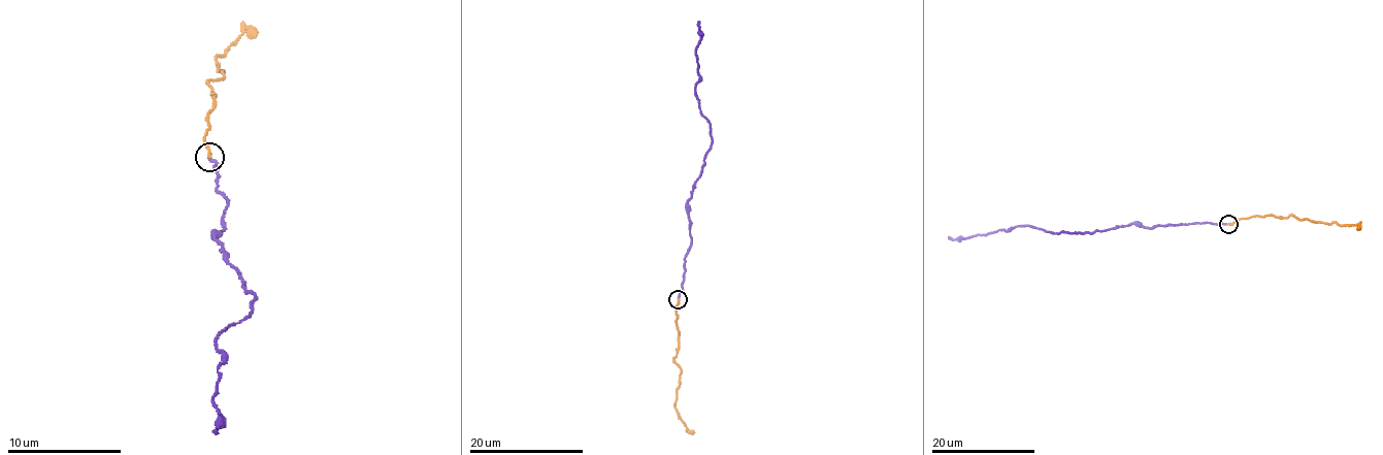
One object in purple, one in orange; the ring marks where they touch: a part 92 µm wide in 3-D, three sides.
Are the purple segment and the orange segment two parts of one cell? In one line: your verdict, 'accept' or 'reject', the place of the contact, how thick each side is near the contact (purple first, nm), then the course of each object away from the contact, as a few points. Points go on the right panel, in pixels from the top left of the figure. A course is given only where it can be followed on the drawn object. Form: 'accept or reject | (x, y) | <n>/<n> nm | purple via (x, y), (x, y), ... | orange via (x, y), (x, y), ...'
accept | (1228, 224) | 140/200 nm | purple via (1228, 224), (1151, 228), (1130, 224), (1082, 233), (1050, 232), (1025, 226), (966, 238), (948, 236) | orange via (1228, 224), (1240, 219), (1294, 215), (1299, 219), (1336, 222), (1359, 228)

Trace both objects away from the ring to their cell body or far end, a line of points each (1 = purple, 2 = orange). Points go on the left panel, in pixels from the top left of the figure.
1: (209, 157), (228, 202), (213, 241), (255, 294), (249, 317), (218, 336), (212, 430)
2: (209, 157), (210, 78), (222, 79), (223, 71), (216, 55), (238, 35), (259, 32)

